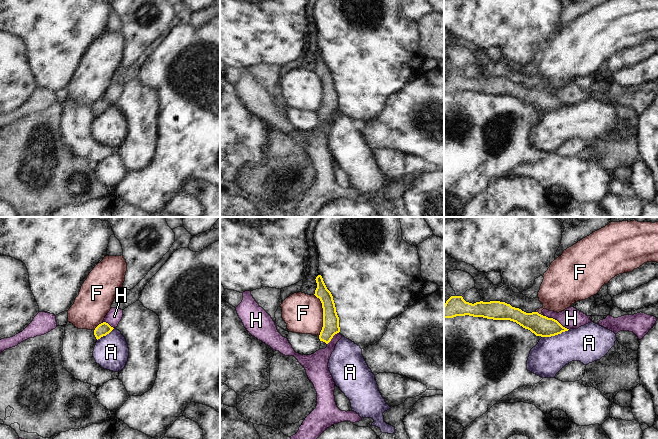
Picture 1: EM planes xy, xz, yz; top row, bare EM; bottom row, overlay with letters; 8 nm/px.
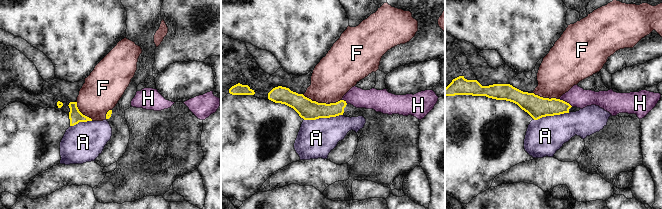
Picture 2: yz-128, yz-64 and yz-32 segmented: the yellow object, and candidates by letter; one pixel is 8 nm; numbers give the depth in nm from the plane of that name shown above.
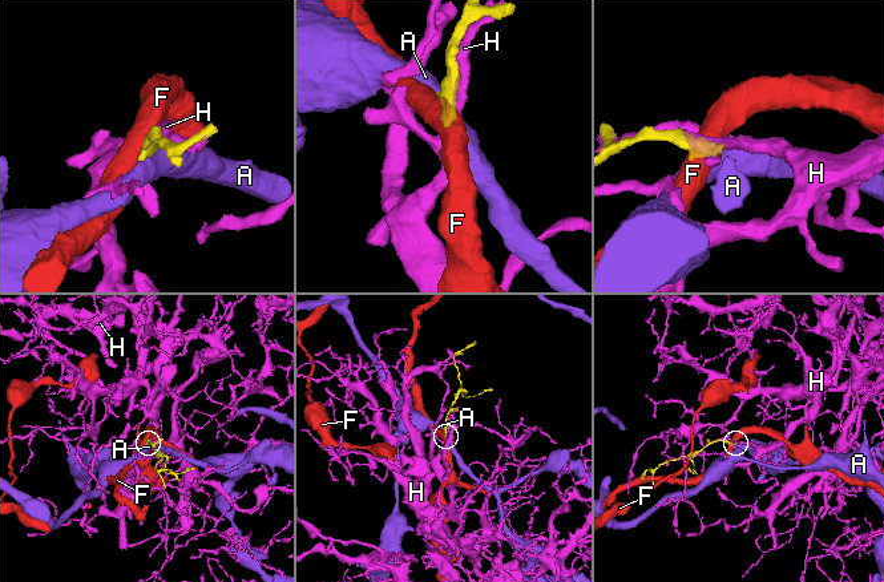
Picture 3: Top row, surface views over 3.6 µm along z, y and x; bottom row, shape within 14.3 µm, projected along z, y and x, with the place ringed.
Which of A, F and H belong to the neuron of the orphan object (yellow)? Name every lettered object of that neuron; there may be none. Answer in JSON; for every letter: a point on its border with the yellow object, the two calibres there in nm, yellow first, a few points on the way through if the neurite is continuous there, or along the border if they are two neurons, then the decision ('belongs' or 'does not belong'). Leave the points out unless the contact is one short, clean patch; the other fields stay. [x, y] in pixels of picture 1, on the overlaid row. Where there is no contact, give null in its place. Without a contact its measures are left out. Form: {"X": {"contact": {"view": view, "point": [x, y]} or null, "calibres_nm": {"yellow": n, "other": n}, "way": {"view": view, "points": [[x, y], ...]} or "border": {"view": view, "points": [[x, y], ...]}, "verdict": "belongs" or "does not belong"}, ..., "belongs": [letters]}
{"A": {"contact": {"view": "yz", "point": [555, 334]}, "calibres_nm": {"yellow": 170, "other": 280}, "border": {"view": "yz", "points": [[568, 329], [554, 335], [542, 337]]}, "verdict": "does not belong"}, "F": {"contact": {"view": "xz", "point": [323, 315]}, "calibres_nm": {"yellow": 130, "other": 320}, "verdict": "does not belong"}, "H": {"contact": {"view": "yz", "point": [556, 320]}, "calibres_nm": {"yellow": 170, "other": 170}, "verdict": "does not belong"}, "belongs": []}

